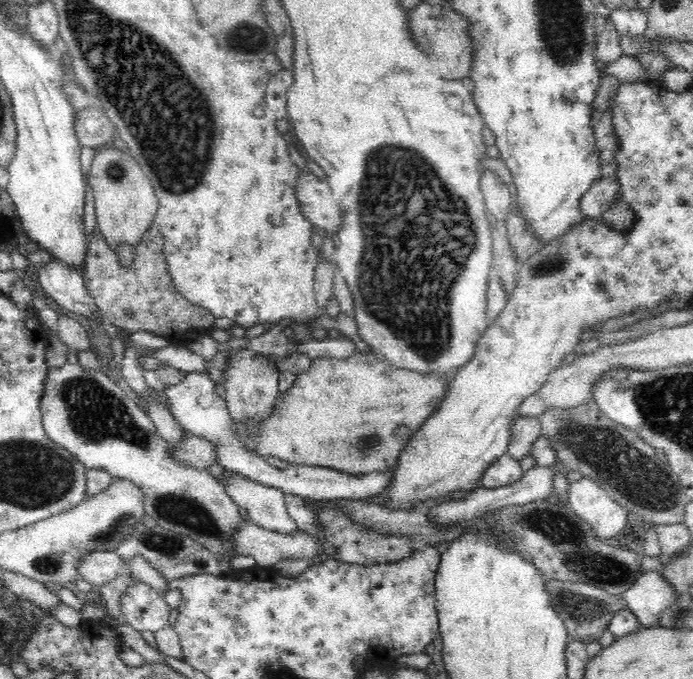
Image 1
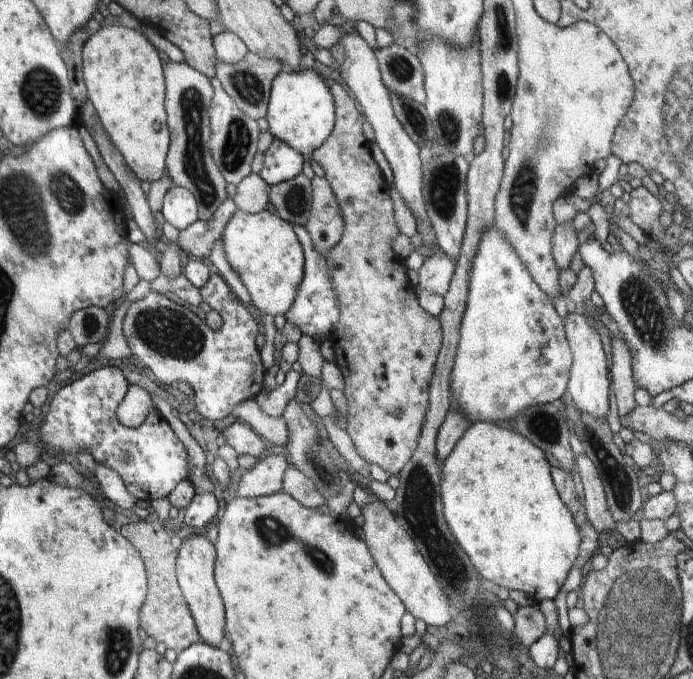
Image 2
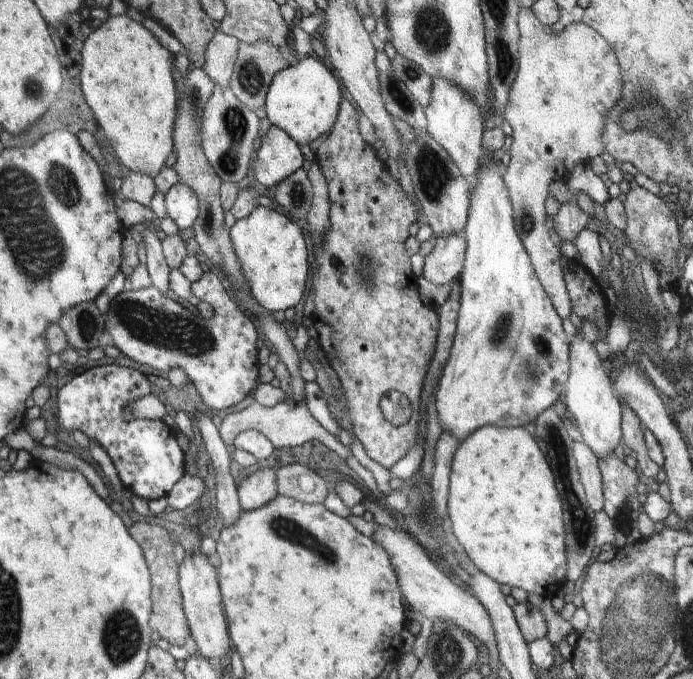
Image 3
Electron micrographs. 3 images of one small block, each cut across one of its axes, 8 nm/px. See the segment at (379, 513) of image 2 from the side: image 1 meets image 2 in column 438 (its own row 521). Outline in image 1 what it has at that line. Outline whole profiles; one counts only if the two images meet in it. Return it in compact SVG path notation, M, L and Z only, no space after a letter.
M582 477L569 486L568 507L590 528L596 531L600 539L608 542L625 527L627 508L617 503L594 479Z

